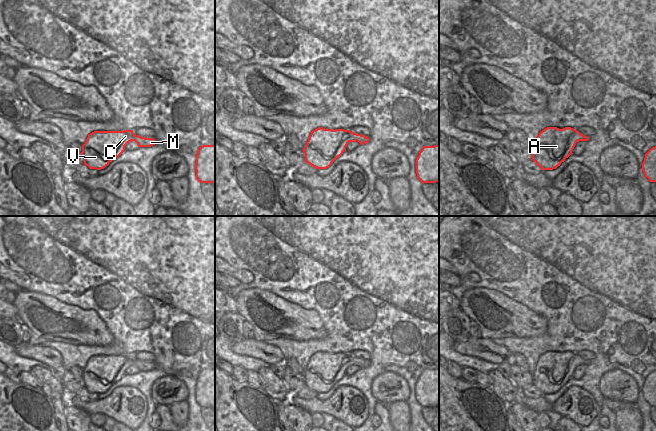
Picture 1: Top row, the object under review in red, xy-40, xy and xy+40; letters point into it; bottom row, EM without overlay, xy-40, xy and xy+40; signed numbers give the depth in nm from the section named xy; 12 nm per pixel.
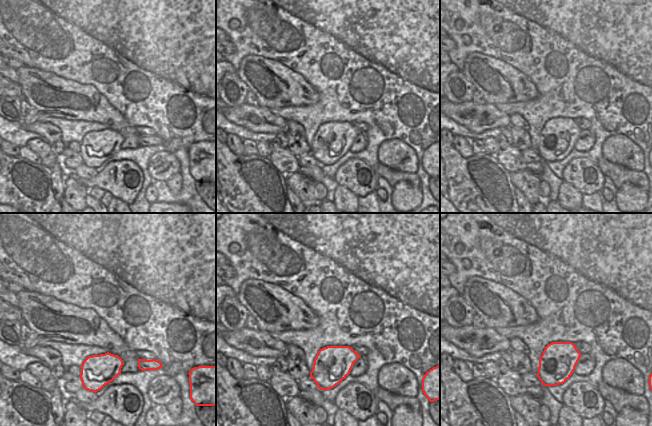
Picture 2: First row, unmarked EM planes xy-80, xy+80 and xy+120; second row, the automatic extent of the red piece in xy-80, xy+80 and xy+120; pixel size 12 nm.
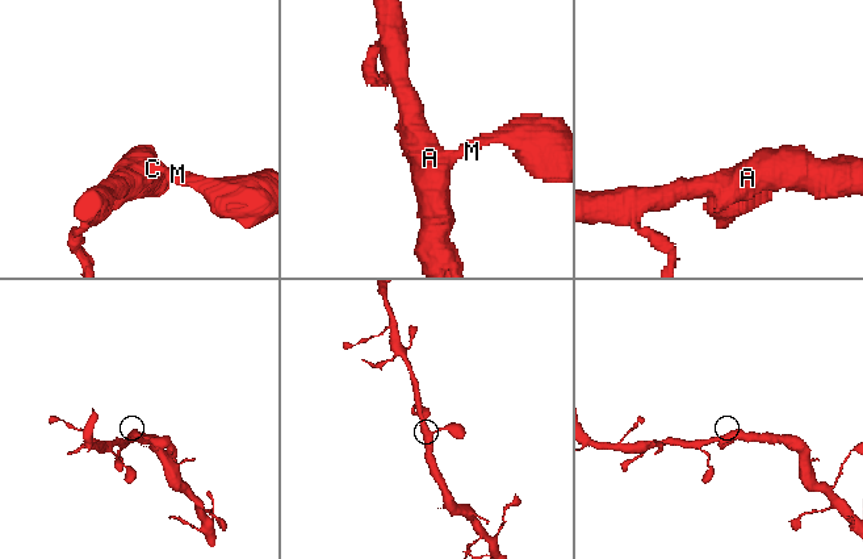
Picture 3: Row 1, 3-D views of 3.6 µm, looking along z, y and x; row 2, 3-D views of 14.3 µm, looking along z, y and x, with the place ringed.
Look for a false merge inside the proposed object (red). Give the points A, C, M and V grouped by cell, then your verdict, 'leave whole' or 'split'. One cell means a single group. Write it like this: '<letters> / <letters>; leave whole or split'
A C M V; leave whole

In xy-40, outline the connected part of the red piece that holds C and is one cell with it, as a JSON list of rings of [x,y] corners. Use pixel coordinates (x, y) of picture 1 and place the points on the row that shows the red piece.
[[[133,130],[94,131],[88,135],[86,142],[82,145],[81,154],[84,158],[84,164],[90,169],[104,169],[110,162],[115,160],[125,151],[125,146],[131,141],[135,141],[138,144],[138,147],[151,147],[156,143],[154,138],[145,138],[135,135]]]

